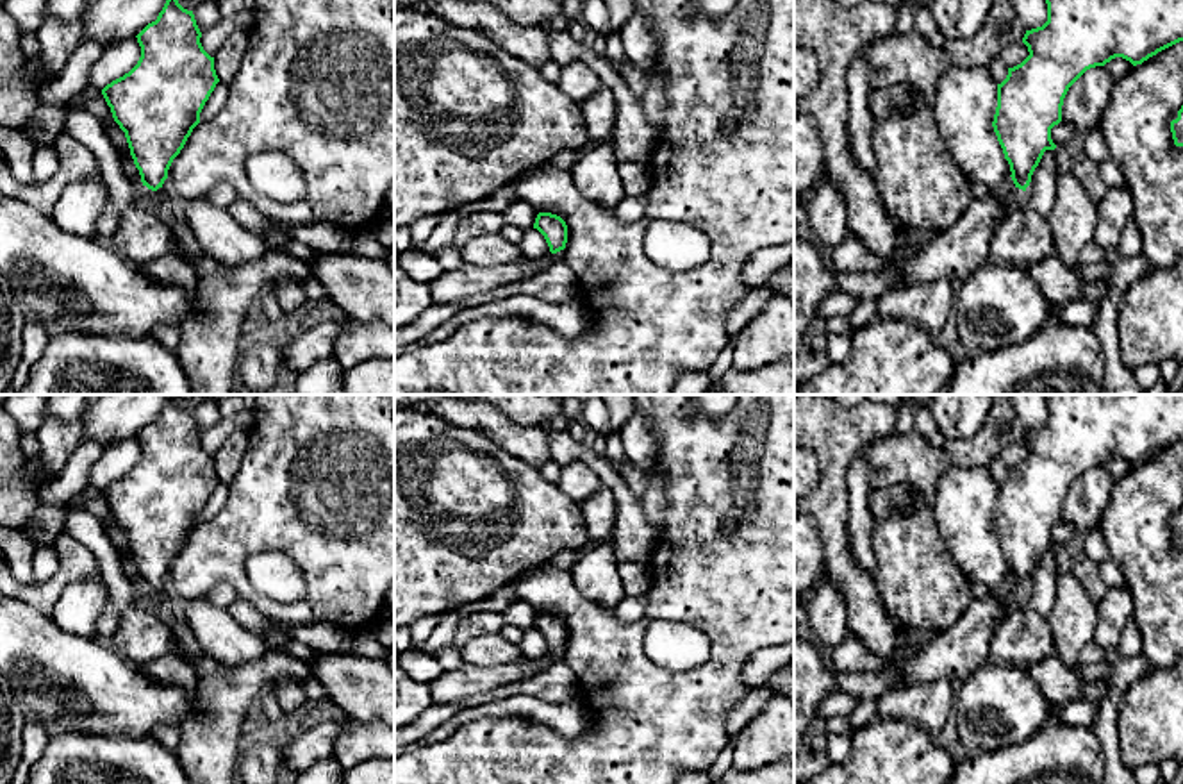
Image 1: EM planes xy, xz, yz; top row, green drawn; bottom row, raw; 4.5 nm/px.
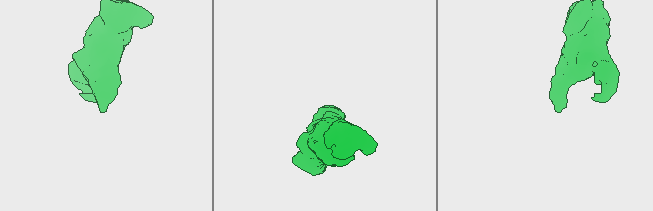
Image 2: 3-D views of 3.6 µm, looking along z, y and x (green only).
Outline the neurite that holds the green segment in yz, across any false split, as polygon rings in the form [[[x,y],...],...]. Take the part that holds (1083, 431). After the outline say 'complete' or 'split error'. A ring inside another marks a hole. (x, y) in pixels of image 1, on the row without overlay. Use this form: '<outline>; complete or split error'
[[[1046,395],[1047,421],[1042,427],[1026,430],[1022,443],[1030,455],[1017,466],[1008,468],[1006,479],[997,484],[997,507],[994,514],[994,532],[1010,564],[1013,588],[1003,593],[1001,588],[987,598],[972,598],[964,616],[947,630],[926,639],[921,650],[901,666],[887,666],[864,673],[842,673],[828,668],[821,646],[794,636],[794,752],[801,750],[803,736],[810,727],[819,725],[819,704],[835,695],[849,693],[860,700],[878,700],[896,686],[928,684],[939,679],[965,680],[974,670],[990,661],[990,641],[997,630],[997,621],[1008,595],[1024,595],[1031,575],[1046,550],[1055,550],[1051,529],[1062,521],[1062,505],[1069,488],[1090,468],[1104,466],[1115,457],[1142,464],[1158,452],[1183,441],[1183,395]]]; split error

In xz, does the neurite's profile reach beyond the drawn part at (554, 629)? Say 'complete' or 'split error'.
complete

